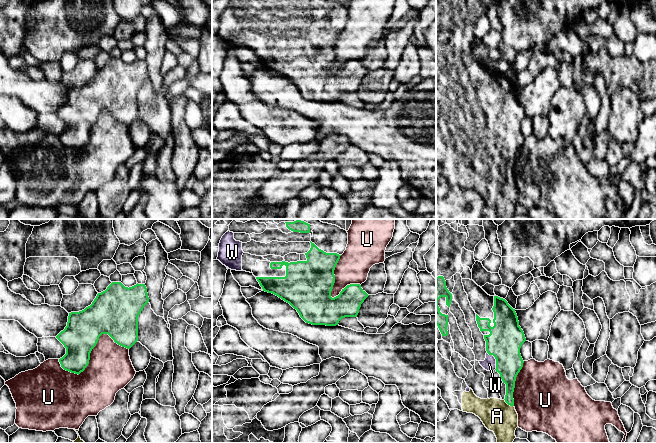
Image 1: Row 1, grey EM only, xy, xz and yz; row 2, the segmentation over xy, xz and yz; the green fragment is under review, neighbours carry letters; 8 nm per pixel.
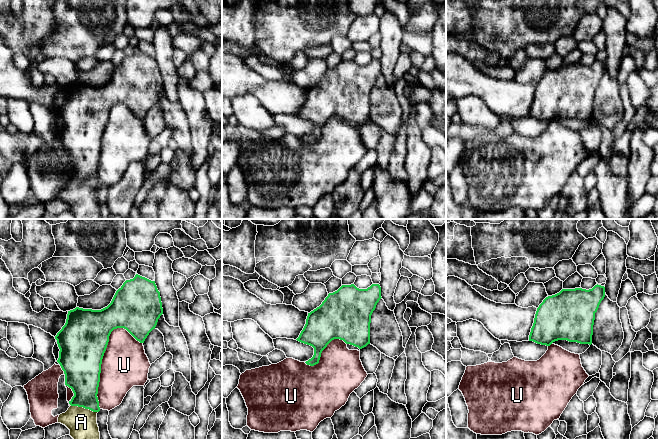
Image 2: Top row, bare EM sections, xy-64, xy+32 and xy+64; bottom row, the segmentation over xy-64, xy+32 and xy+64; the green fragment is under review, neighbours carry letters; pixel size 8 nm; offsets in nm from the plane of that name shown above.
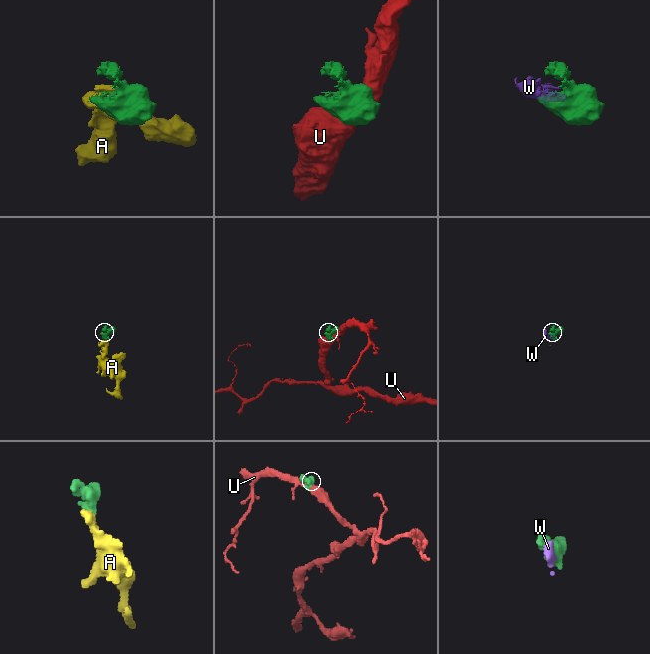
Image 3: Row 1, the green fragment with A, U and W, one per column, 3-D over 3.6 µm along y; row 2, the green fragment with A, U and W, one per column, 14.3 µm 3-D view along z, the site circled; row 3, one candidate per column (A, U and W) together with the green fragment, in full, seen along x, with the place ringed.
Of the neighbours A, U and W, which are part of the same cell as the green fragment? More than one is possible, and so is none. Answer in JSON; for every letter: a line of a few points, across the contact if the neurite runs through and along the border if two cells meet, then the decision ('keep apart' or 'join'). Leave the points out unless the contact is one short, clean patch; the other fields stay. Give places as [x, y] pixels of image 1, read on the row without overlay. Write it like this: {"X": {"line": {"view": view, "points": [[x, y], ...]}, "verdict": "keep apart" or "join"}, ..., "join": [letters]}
{"A": {"verdict": "join"}, "U": {"verdict": "keep apart"}, "W": {"verdict": "join"}, "join": ["A", "W"]}

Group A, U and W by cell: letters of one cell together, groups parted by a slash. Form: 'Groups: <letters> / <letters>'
Groups: A W / U

